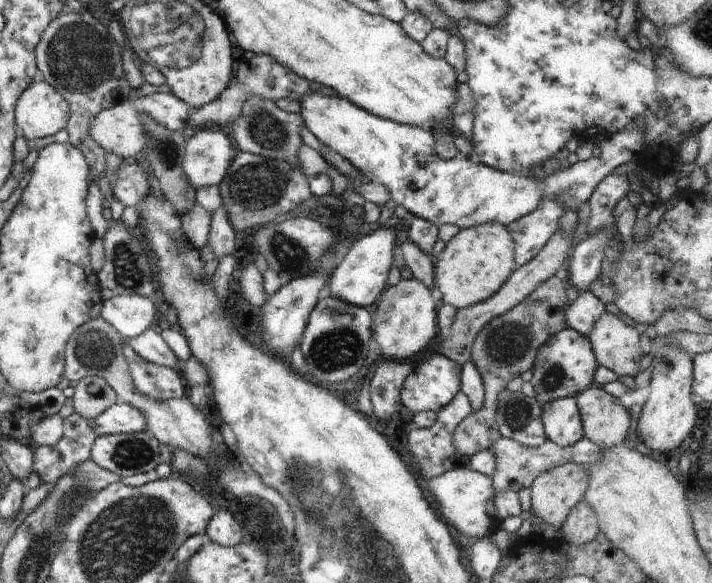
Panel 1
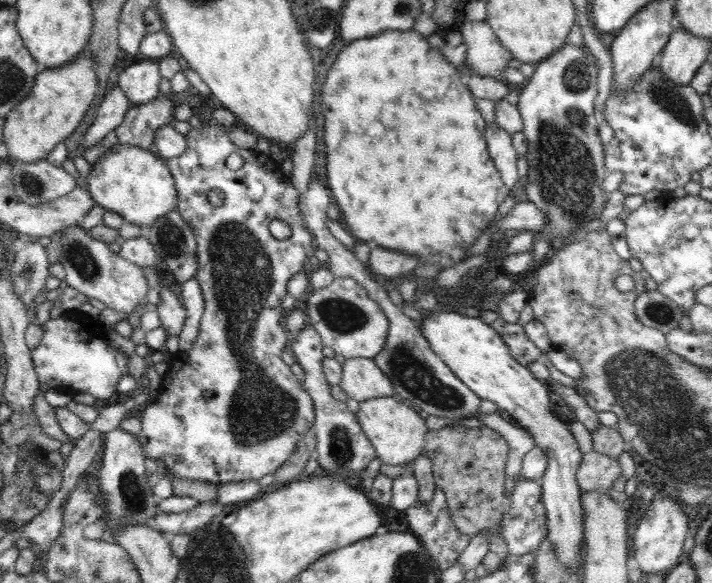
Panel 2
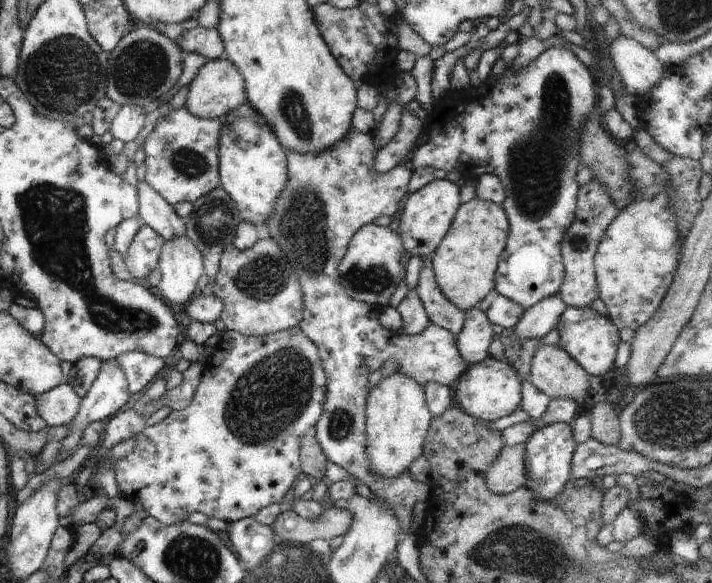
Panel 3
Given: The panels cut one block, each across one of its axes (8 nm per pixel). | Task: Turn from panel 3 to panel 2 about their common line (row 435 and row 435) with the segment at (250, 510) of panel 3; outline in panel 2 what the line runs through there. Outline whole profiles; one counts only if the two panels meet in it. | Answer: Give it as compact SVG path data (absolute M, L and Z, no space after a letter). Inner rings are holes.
M201 118L202 126L193 129L190 133L192 137L188 141L188 148L184 150L184 154L176 156L176 158L166 159L169 172L174 177L176 190L178 193L178 202L175 210L178 211L182 218L191 226L195 241L197 242L196 258L198 268L196 270L196 280L202 289L205 306L204 312L199 324L199 333L193 343L192 349L186 354L186 361L170 362L167 375L162 376L162 383L158 388L158 396L156 400L150 401L142 412L141 427L142 430L138 434L138 439L142 445L143 454L156 462L161 463L174 472L174 477L178 476L184 479L201 480L210 483L227 483L230 481L248 481L260 480L266 474L275 473L297 450L297 445L305 438L305 435L312 430L315 420L315 409L313 399L303 388L298 378L290 370L291 366L284 363L280 355L284 347L288 344L288 331L284 329L284 319L286 311L282 307L282 298L286 296L286 284L294 274L304 272L309 269L309 257L315 250L314 235L308 231L308 227L304 224L304 217L298 209L299 192L292 185L292 182L281 170L279 163L274 161L270 156L260 153L256 149L244 149L236 146L230 140L230 136L224 130L220 129L220 125L209 125L207 120ZM232 152L238 152L243 158L243 166L238 171L232 171L227 168L226 160ZM212 188L218 188L224 192L225 198L221 206L213 206L208 200L208 191ZM272 220L284 220L290 226L292 233L288 238L279 240L275 238L268 229L268 224Z

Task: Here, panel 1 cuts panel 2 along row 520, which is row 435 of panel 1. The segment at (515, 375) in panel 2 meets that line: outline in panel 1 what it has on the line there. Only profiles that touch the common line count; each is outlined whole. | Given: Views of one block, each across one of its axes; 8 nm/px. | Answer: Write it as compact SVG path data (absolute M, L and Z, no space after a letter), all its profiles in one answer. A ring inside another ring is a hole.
M574 397L546 402L542 408L542 423L548 441L570 447L584 437L580 410Z

